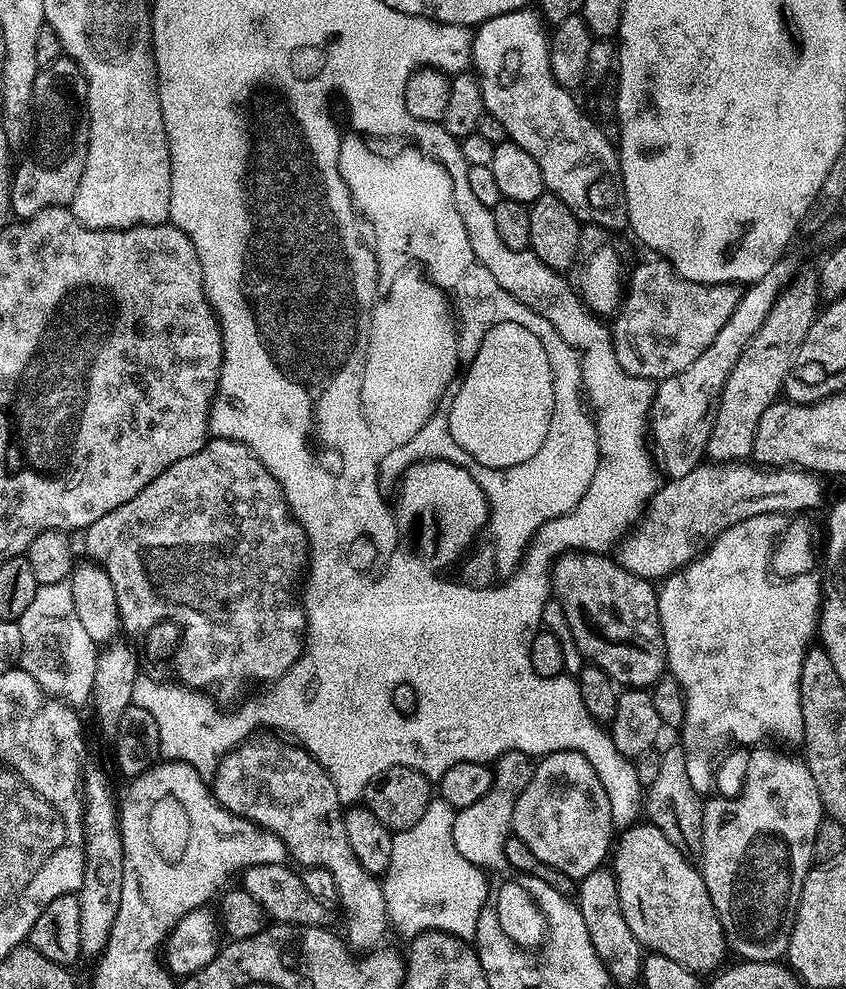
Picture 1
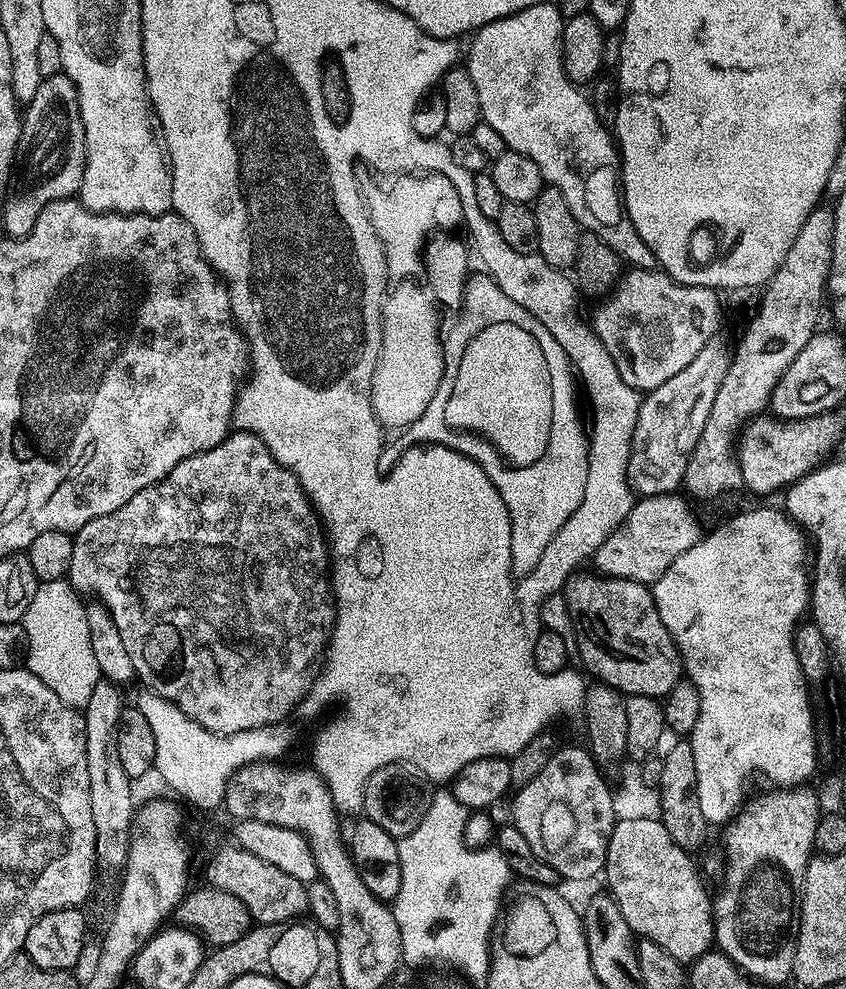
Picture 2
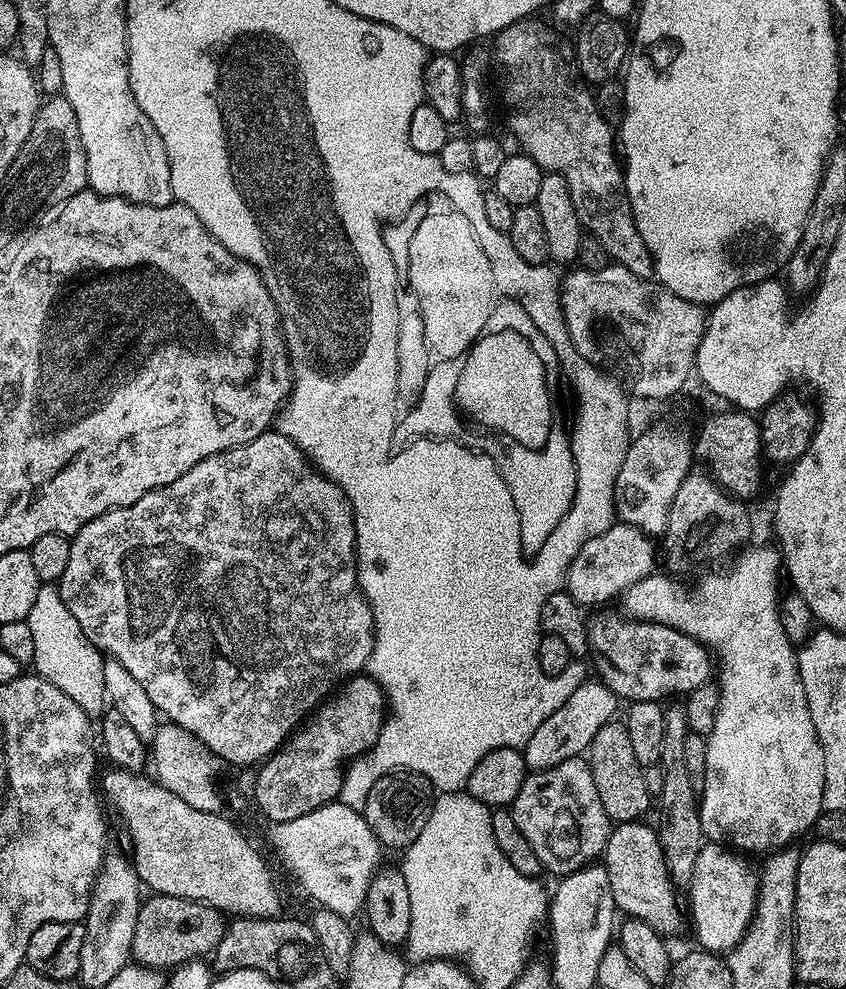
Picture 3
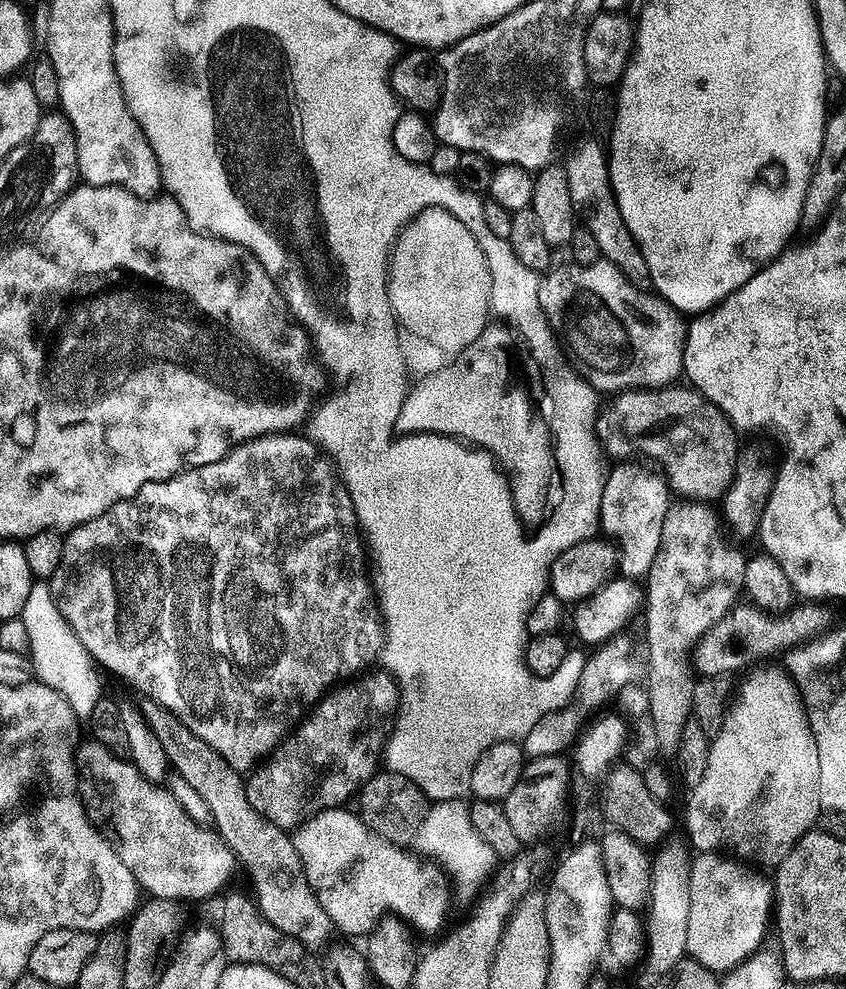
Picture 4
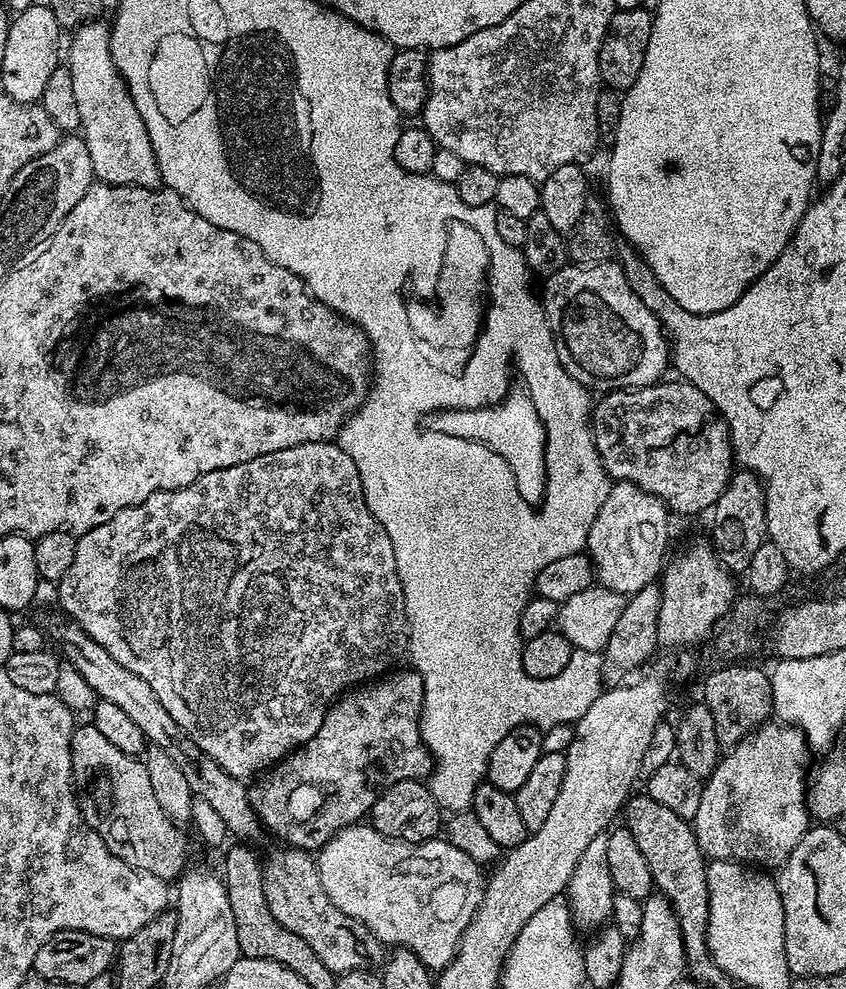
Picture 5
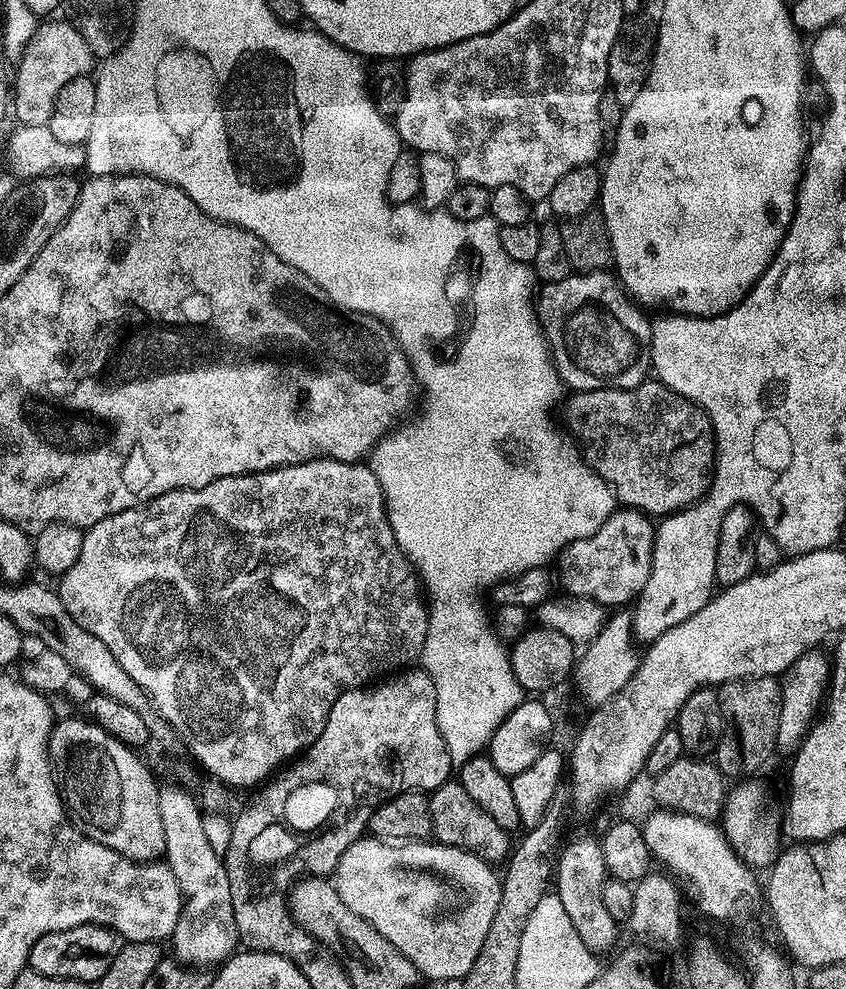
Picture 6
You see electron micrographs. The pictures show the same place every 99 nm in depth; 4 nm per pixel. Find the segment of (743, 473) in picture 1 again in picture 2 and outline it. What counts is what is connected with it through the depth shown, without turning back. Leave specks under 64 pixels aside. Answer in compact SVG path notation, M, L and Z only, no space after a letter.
M680 494L637 499L627 518L608 535L606 542L602 542L592 556L595 571L601 576L633 580L649 586L655 584L662 574L666 574L674 558L686 554L690 546L700 541L702 529L692 518L687 503L689 501Z

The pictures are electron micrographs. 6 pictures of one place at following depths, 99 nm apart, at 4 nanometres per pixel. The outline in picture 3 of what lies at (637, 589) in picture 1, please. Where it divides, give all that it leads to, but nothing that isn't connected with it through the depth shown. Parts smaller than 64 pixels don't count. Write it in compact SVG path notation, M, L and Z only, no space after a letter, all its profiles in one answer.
M608 610L597 611L600 613L587 621L588 646L592 651L590 664L592 668L596 667L603 687L611 690L621 701L664 702L667 696L684 698L689 692L698 690L698 686L709 683L708 674L714 666L708 649L696 640L665 624L635 620L619 611L604 611Z

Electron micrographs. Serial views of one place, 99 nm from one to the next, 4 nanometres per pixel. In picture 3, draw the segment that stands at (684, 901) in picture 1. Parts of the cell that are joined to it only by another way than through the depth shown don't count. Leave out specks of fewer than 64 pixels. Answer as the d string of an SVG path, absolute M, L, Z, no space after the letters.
M643 822L617 823L609 831L602 853L602 865L608 875L615 907L621 913L624 911L625 917L646 922L661 934L679 930L680 904L676 901L677 889L664 861L657 829Z

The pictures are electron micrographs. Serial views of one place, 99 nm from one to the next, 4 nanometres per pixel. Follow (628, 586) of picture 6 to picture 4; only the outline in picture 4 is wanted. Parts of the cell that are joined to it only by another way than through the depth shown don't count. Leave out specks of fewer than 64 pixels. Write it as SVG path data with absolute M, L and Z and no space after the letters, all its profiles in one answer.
M632 462L617 463L620 465L606 475L600 526L603 535L611 538L618 549L619 571L628 578L644 578L662 542L662 522L670 503L670 485L659 471L628 463Z

